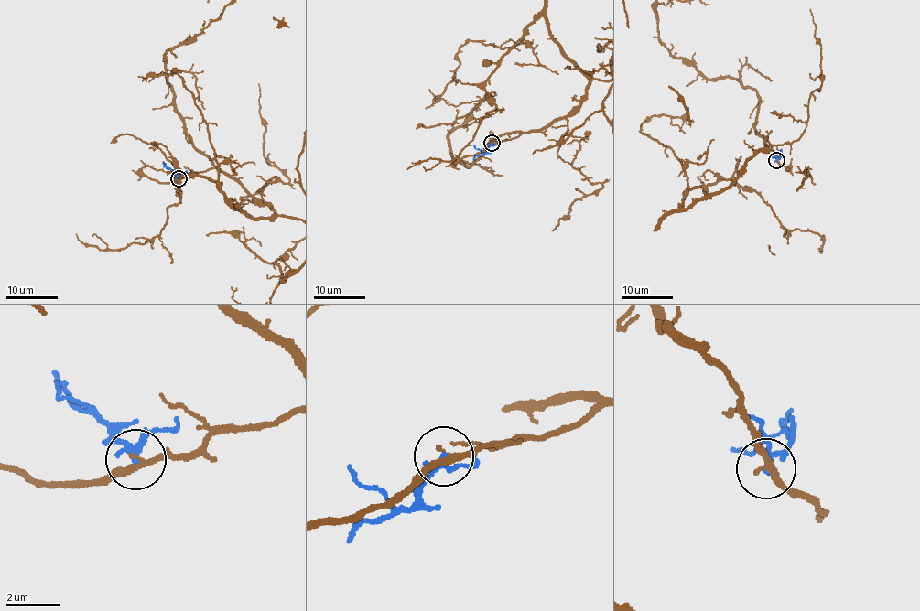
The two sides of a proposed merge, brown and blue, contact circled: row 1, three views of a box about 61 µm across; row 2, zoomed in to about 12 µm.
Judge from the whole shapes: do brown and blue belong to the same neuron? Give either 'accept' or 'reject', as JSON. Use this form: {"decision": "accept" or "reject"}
{"decision": "reject"}

